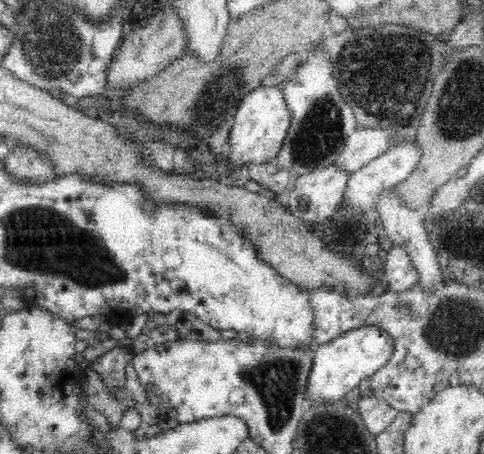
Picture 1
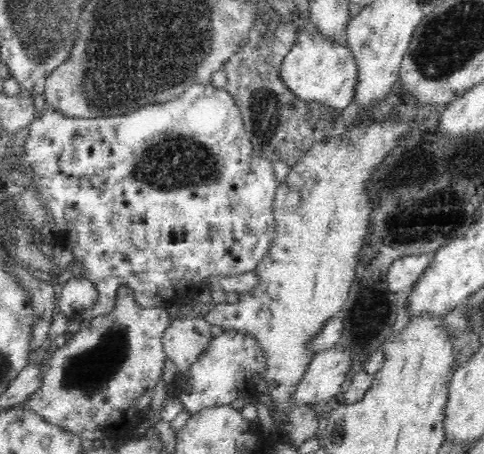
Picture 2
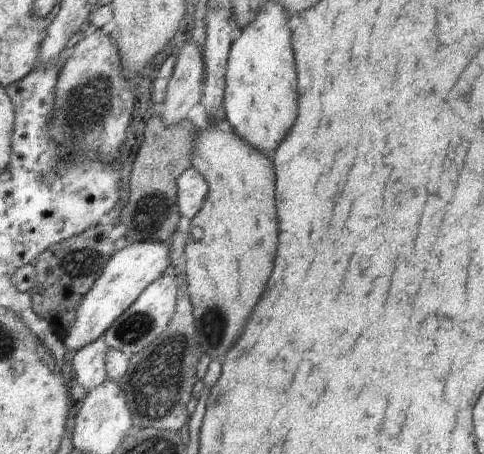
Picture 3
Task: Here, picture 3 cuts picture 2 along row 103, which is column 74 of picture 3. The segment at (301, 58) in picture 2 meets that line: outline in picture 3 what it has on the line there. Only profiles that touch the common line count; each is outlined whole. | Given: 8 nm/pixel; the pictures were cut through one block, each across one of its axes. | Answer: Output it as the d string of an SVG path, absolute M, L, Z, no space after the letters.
M162 240L123 243L120 251L108 264L106 274L96 282L94 290L84 298L84 302L80 302L79 317L75 320L74 328L59 329L68 350L79 351L92 342L99 341L140 300L148 286L173 272L176 256L170 248L170 244Z

